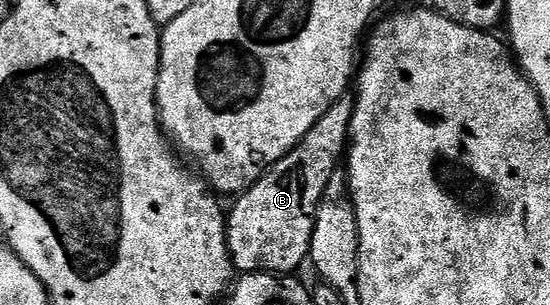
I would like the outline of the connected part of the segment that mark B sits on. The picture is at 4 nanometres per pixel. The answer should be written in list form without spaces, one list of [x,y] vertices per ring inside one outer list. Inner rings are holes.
[[[340,99],[315,125],[306,133],[297,147],[289,150],[274,167],[270,167],[256,183],[246,186],[245,190],[236,196],[237,204],[228,208],[225,224],[225,244],[229,246],[229,258],[238,272],[266,271],[269,275],[285,275],[293,271],[309,258],[311,233],[315,229],[317,206],[323,197],[323,189],[327,189],[327,181],[331,181],[331,173],[338,170],[340,161],[347,151],[349,126],[353,116],[353,99]]]

